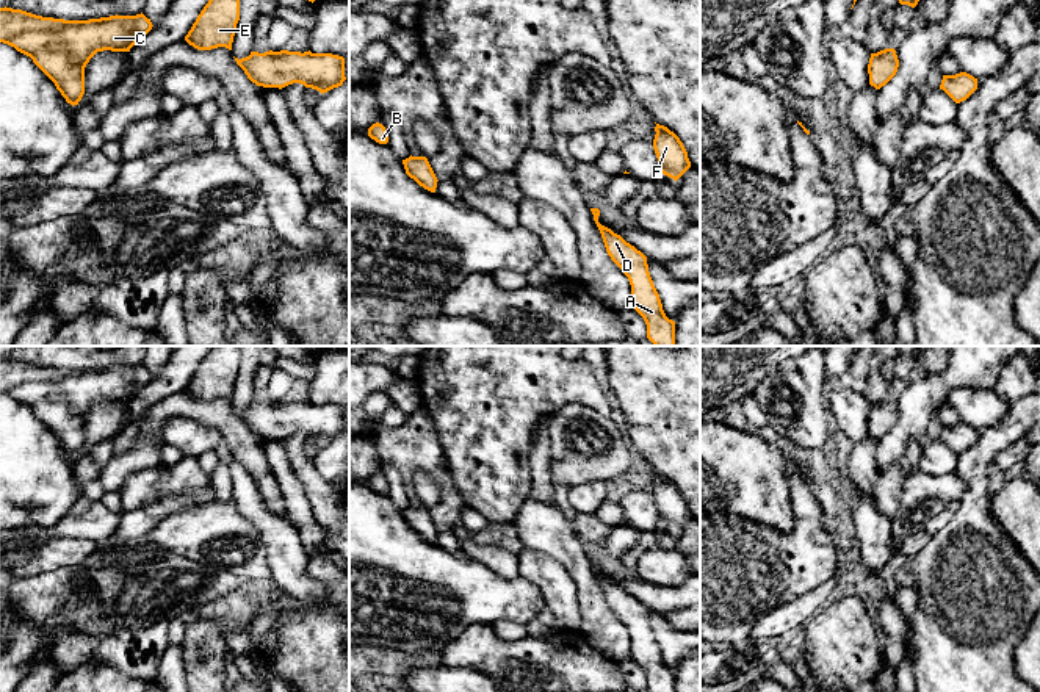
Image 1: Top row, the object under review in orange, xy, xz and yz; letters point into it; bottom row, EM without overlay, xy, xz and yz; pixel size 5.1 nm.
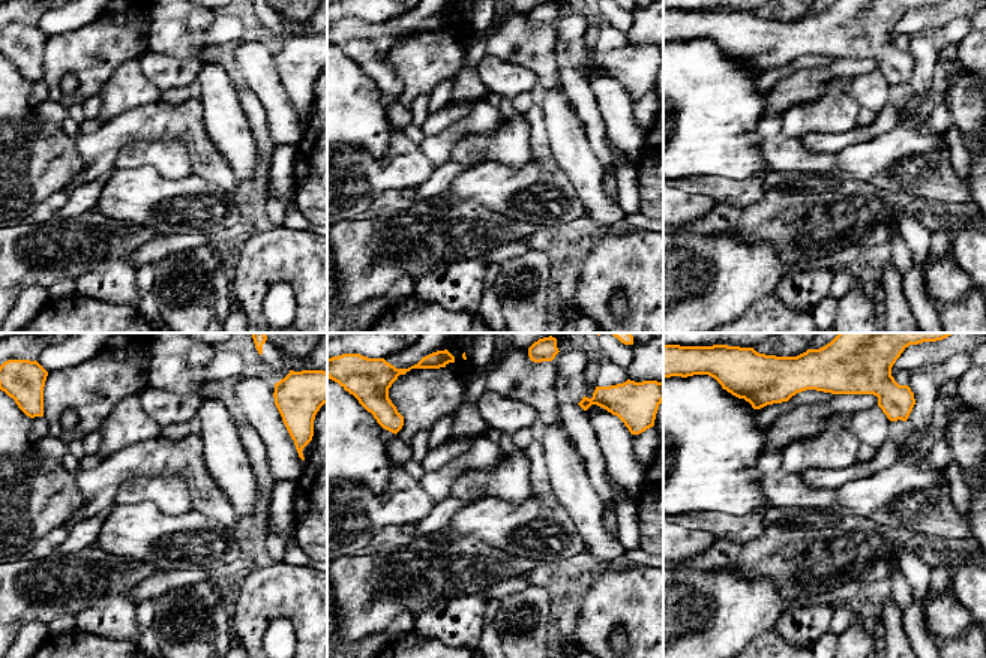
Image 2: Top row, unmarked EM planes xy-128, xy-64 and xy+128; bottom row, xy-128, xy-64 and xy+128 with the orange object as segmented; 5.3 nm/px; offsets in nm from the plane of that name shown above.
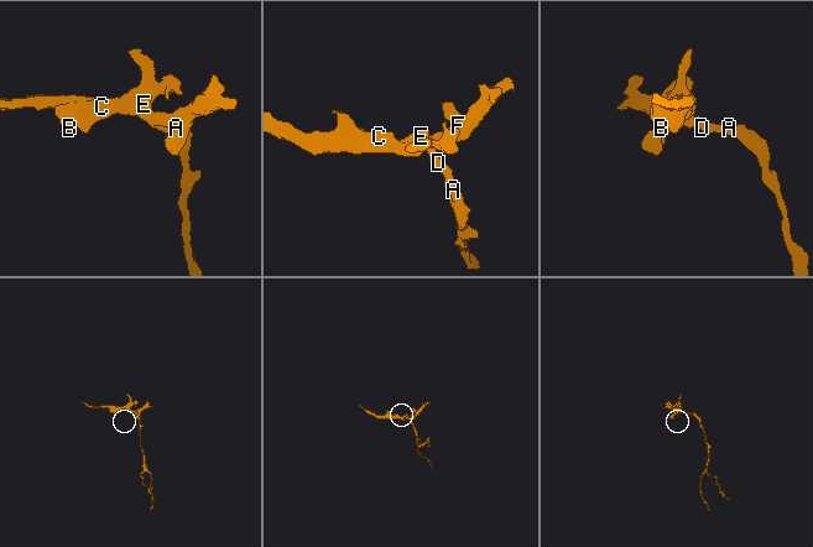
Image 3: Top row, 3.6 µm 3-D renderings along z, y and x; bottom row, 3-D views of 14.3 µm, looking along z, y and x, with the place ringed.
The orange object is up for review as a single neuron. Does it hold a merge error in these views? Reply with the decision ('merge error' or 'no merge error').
no merge error

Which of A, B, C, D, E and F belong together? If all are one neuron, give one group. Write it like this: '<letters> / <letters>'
A B C D E F

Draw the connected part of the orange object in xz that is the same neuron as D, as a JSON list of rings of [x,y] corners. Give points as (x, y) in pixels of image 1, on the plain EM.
[[[590,559],[611,611],[623,622],[631,636],[631,656],[647,675],[650,692],[675,692],[675,672],[663,661],[659,645],[648,623],[647,607],[620,586],[598,573],[600,560]]]

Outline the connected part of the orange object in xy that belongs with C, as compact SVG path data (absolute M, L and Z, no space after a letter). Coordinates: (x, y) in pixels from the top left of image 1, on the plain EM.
M0 359L0 393L30 407L67 454L85 445L85 418L103 401L130 402L152 380L143 363L89 371L64 371Z

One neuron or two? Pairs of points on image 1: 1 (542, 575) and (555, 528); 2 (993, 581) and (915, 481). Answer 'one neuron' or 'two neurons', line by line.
1: two neurons
2: two neurons

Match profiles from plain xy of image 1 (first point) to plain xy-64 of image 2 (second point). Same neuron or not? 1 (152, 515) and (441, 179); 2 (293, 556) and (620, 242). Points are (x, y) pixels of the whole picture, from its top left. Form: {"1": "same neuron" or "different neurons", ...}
{"1": "same neuron", "2": "different neurons"}

